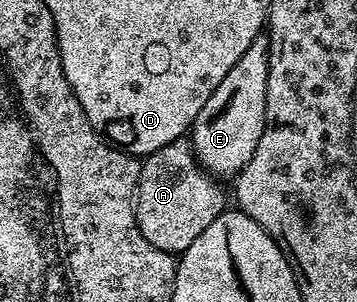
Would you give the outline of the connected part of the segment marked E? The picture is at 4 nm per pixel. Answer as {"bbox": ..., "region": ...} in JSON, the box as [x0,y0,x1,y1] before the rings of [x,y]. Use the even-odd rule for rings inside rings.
{"bbox":[191,35,269,178],"region":[[[264,35],[257,36],[243,58],[227,70],[227,78],[215,86],[215,94],[207,98],[207,106],[199,110],[191,129],[191,143],[197,162],[214,178],[236,177],[255,154],[259,138],[265,129],[265,95],[269,73],[269,42]]]}

